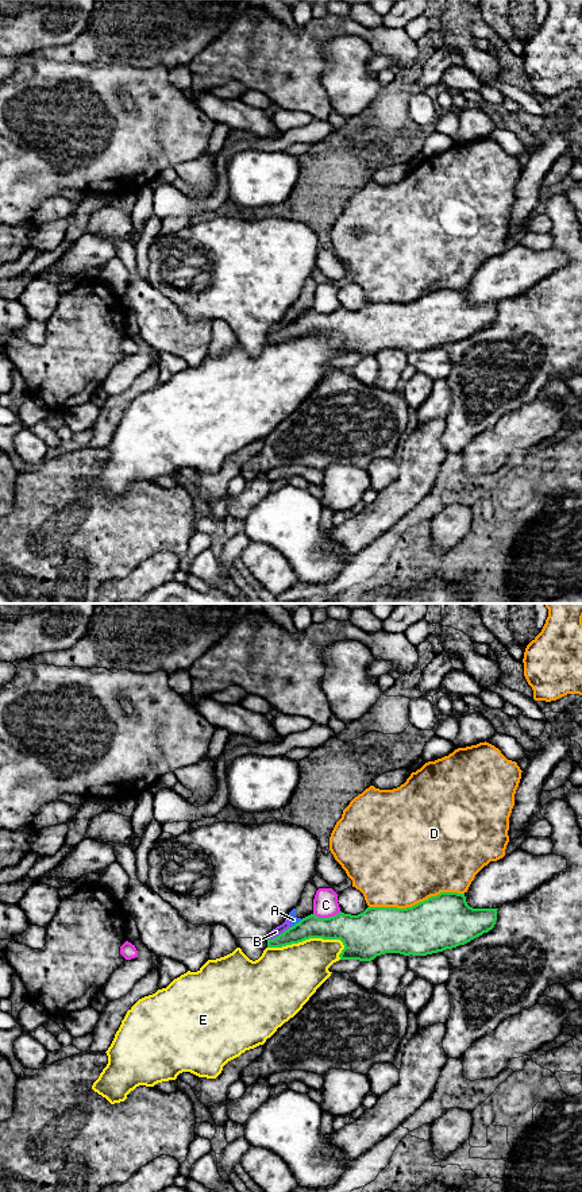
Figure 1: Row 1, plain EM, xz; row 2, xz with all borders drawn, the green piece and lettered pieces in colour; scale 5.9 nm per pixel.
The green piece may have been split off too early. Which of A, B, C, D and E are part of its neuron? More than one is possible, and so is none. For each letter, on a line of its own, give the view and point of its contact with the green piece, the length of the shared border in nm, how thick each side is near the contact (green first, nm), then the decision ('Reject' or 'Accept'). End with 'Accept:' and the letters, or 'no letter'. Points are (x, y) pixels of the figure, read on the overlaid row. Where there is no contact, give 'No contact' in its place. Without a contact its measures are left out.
A: Touches green at xz (296, 924). Shared border 90 nm. Thickness 140 nm (green) against 50 nm. Reject
B: Touches green at xz (280, 934). Shared border 160 nm. Thickness 140 nm (green) against 50 nm. Reject
C: Touches green at xz (327, 918). Shared border 170 nm. Thickness 280 nm (green) against 150 nm. Reject
D: Touches green at xz (417, 903). Shared border 550 nm. Thickness 320 nm (green) against 500 nm. Reject
E: Touches green at xz (305, 938). Shared border 460 nm. Thickness 160 nm (green) against 360 nm. Reject
Accept: no letter

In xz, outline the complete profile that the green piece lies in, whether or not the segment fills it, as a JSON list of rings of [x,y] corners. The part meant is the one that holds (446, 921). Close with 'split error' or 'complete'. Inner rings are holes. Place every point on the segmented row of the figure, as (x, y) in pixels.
[[[440,892],[412,907],[367,907],[358,915],[339,913],[329,918],[311,914],[273,940],[267,948],[282,948],[309,938],[340,940],[344,949],[340,960],[371,961],[385,953],[404,956],[427,956],[446,949],[465,945],[492,930],[497,921],[498,909],[473,909],[467,904],[465,894]]] | complete

